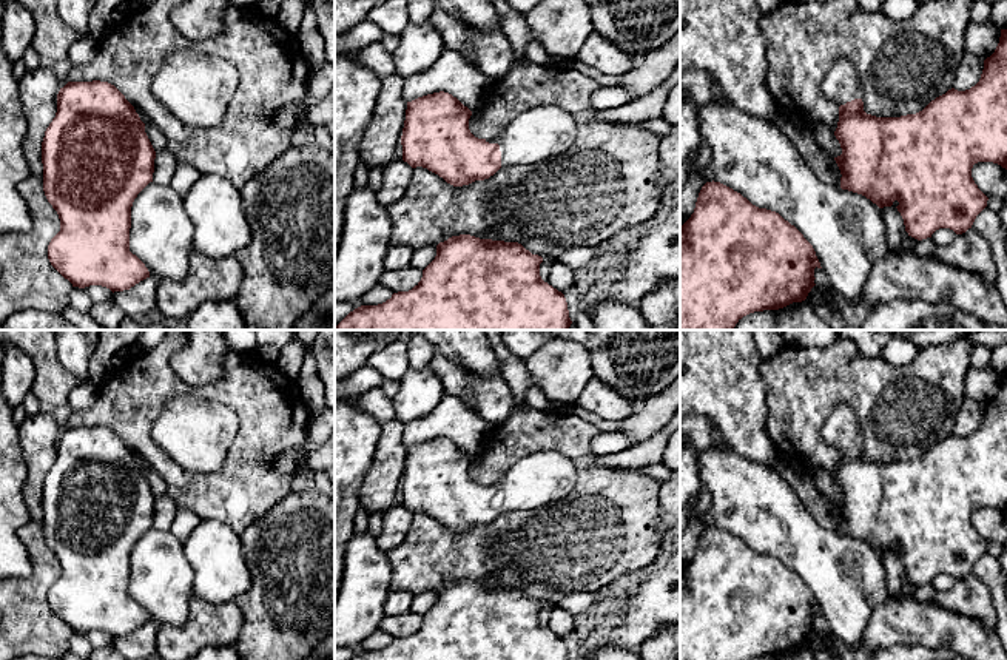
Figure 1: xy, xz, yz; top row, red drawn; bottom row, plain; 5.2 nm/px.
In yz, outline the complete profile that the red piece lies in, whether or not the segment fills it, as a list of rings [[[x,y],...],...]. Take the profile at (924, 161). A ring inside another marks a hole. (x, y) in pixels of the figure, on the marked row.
[[[1001,29],[995,52],[984,60],[979,82],[965,91],[955,88],[931,100],[922,111],[901,117],[876,117],[864,111],[862,83],[848,60],[837,60],[822,82],[822,93],[839,106],[834,131],[842,154],[834,157],[840,170],[840,188],[865,196],[879,208],[894,200],[908,236],[922,241],[939,228],[956,234],[972,228],[976,216],[987,207],[988,197],[978,188],[972,168],[978,162],[993,162],[1007,170],[1007,29]]]

